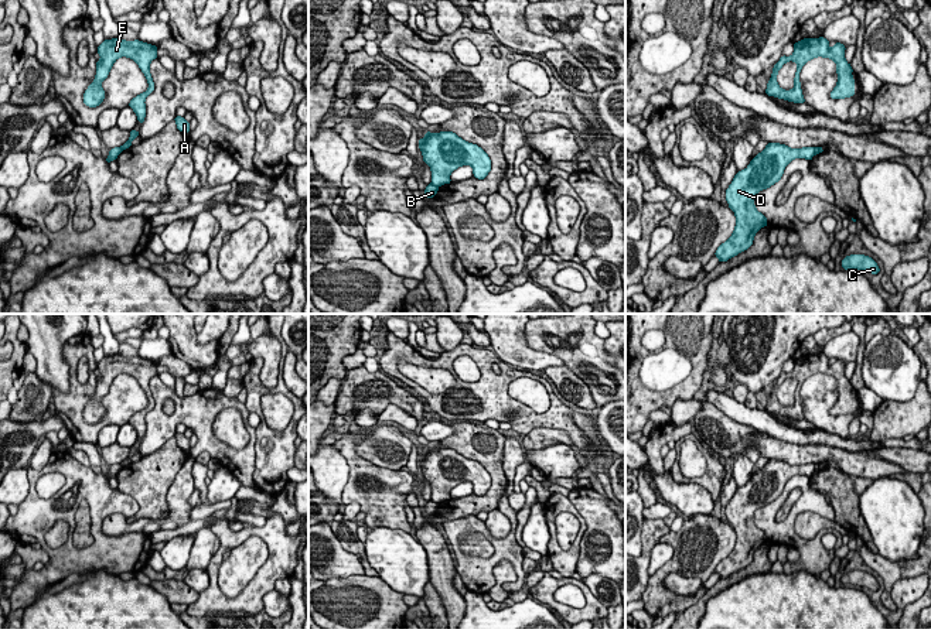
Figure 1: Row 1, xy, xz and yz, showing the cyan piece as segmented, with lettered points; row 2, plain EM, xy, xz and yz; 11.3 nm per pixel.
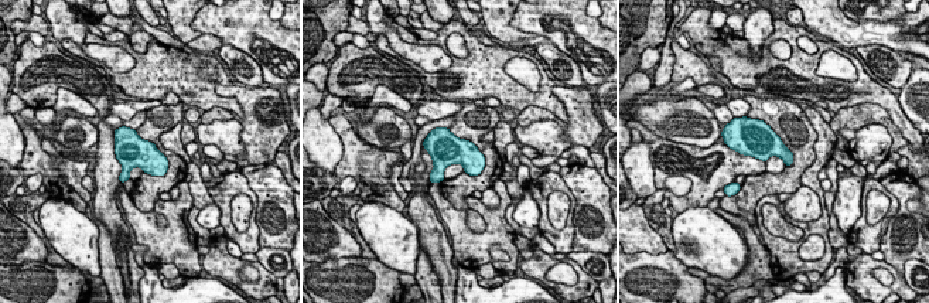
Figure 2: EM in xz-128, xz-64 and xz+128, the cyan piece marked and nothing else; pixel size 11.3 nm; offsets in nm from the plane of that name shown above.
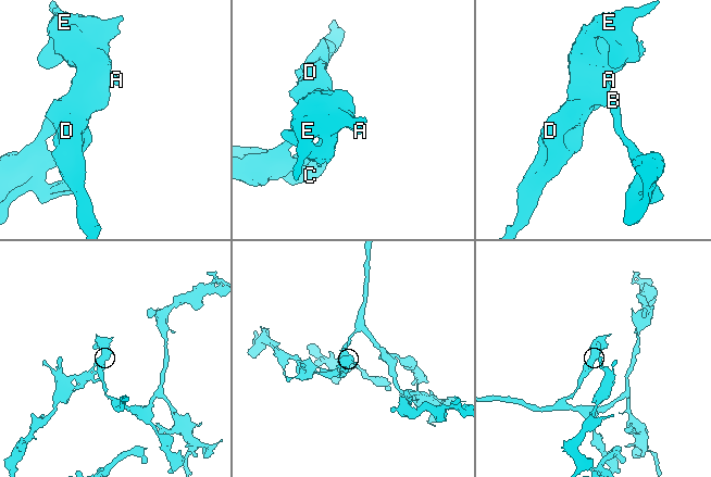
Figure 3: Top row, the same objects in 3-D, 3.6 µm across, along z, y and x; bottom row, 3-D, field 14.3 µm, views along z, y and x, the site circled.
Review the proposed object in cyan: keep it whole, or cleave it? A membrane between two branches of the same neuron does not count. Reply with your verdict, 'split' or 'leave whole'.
split

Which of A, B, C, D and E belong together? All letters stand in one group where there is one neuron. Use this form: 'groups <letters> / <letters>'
groups A D E / B C

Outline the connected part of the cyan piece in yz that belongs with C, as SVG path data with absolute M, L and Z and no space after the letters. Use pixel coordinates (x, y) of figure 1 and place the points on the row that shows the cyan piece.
M850 254L842 260L843 270L866 270L869 273L879 274L880 269L877 263L864 254Z

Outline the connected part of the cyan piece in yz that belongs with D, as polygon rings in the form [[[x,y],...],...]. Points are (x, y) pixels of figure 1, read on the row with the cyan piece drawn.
[[[767,143],[767,147],[750,161],[746,170],[737,171],[726,189],[726,201],[736,215],[736,228],[715,253],[719,263],[747,250],[756,233],[768,225],[767,218],[754,206],[756,194],[778,182],[794,158],[811,161],[814,155],[815,147],[790,148],[785,144]]]

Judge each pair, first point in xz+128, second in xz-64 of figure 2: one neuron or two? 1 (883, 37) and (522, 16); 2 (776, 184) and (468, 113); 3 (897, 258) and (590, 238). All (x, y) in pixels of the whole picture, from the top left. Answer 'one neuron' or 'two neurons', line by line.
1: two neurons
2: one neuron
3: one neuron

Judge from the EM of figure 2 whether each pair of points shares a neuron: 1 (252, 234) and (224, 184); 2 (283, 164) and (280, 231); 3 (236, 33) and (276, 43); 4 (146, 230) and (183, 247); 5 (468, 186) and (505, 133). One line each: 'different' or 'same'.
1: same
2: different
3: same
4: same
5: different

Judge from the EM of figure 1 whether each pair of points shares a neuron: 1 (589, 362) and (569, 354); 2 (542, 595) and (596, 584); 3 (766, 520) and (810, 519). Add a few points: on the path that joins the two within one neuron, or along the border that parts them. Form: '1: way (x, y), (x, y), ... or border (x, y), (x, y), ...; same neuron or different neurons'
1: way (585, 358), (573, 356); same neuron
2: border (570, 577), (579, 578), (606, 608); different neurons
3: border (829, 519), (801, 512), (794, 530); different neurons

